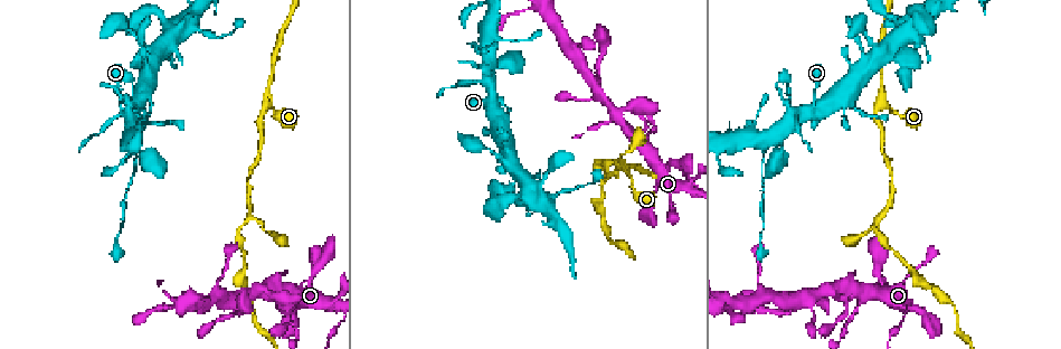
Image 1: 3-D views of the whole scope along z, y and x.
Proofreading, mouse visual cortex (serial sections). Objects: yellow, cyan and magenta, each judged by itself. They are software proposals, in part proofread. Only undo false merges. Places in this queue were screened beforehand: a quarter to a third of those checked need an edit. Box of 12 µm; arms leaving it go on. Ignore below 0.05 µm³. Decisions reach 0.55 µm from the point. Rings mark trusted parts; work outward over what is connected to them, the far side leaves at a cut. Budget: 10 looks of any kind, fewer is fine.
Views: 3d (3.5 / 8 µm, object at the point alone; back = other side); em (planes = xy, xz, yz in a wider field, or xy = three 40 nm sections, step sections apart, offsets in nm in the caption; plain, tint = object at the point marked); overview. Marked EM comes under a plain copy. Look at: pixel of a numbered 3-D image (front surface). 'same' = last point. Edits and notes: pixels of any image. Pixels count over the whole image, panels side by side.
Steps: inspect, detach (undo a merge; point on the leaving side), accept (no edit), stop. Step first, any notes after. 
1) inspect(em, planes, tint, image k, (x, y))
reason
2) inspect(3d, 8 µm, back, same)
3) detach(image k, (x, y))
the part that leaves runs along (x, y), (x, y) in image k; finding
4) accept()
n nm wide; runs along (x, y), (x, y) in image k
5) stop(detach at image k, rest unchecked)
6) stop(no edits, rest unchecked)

inspect(3d, 3.5 µm, image 1, (922, 265))

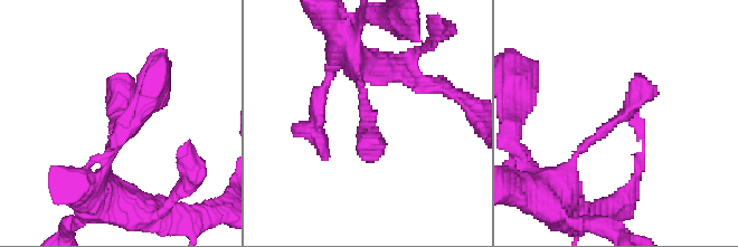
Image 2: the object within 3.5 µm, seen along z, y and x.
inspect(em, planes, tint, image 2, (617, 121))

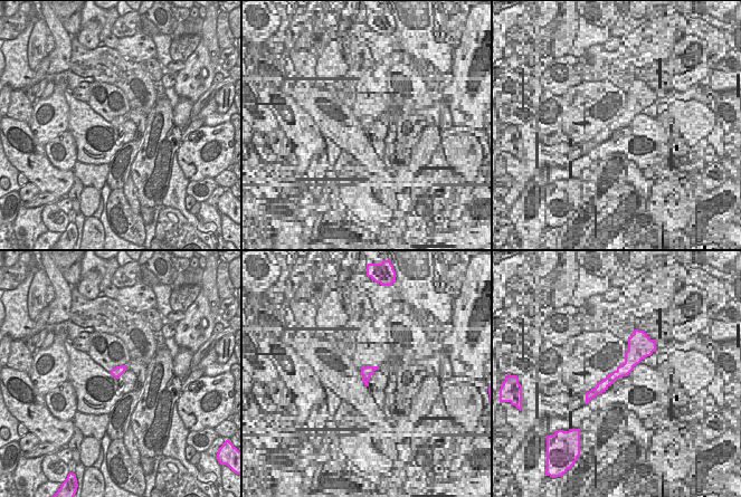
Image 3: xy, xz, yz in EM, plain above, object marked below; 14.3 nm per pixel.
accept()
runs along (569, 177), (586, 143), (635, 102), (635, 74) in image 2; one cell here

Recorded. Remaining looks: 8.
inspect(3d, 3.5 µm, back, image 1, (647, 138))
abrupt turn

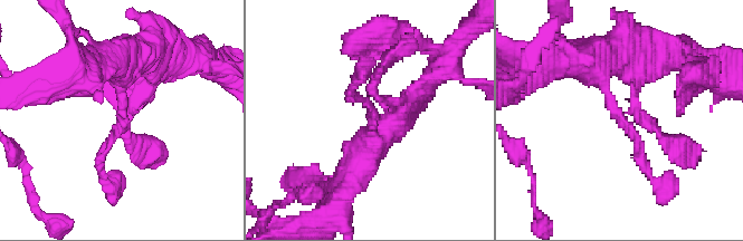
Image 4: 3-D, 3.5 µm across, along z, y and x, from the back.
inspect(em, xy, step 5, tint, image 4, (372, 120))
arms of 100, 500 nm

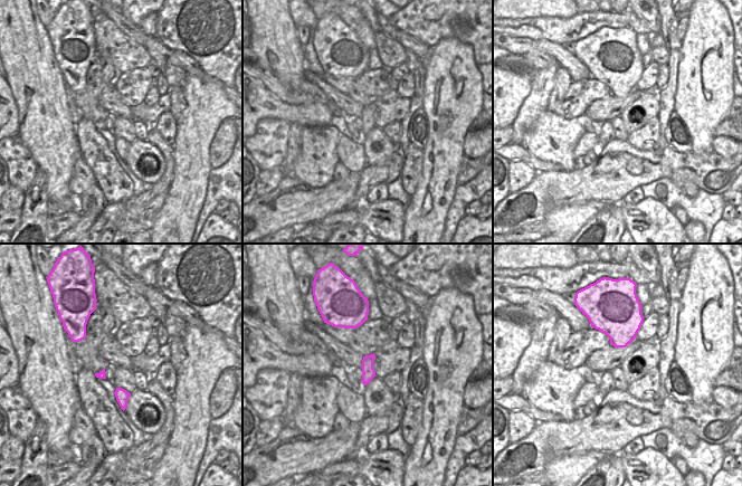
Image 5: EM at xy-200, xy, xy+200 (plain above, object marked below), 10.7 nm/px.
inspect(em, xy, step 1, tint, same)

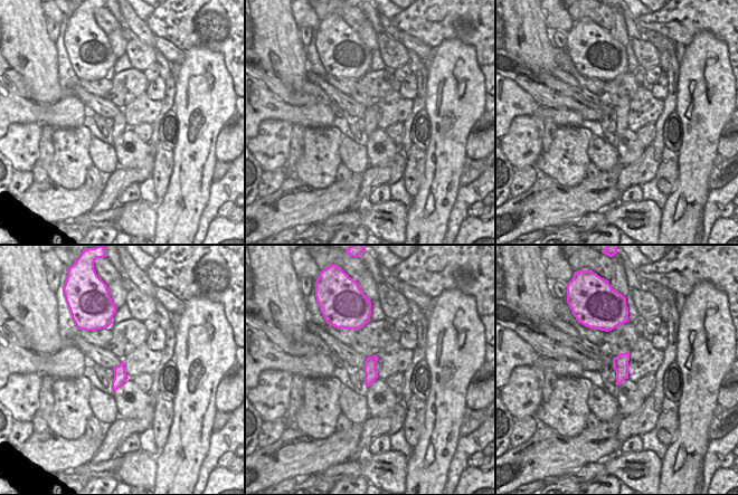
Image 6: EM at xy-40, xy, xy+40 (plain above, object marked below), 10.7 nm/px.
accept()
runs along (573, 61), (593, 61), (645, 171) in image 4; all the same cell

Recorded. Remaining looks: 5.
inspect(3d, 3.5 µm, image 1, (797, 299))

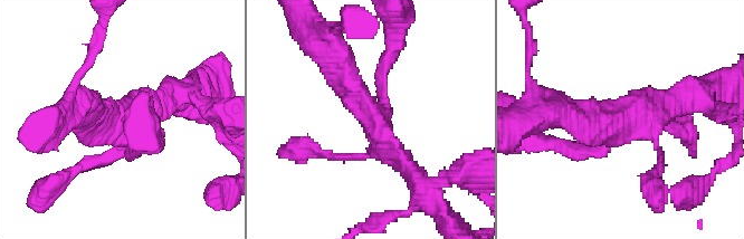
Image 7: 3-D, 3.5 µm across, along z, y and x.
inspect(em, xy, step 3, tint, image 7, (120, 121))
4 arms; arms of 150, 150, 300, 300 nm

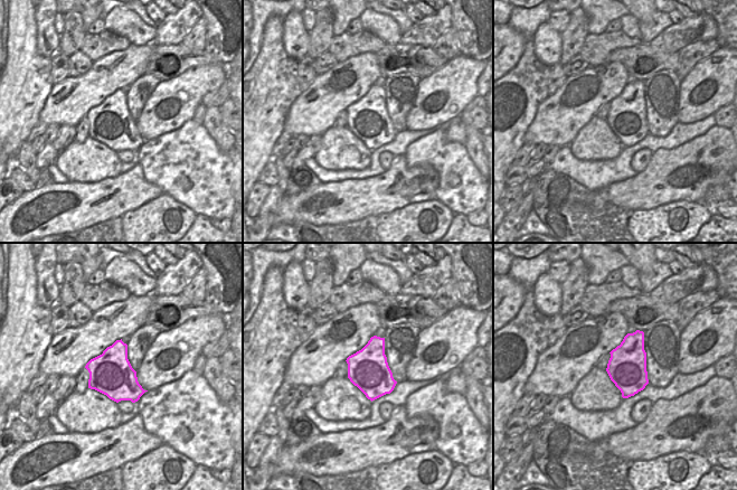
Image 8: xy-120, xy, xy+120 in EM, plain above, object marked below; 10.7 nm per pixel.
accept()
440 nm wide; runs along (413, 174), (385, 149), (331, 59) in image 7; all the same cell

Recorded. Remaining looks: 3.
inspect(3d, 8 µm, image 1, (127, 106))
calibre changes

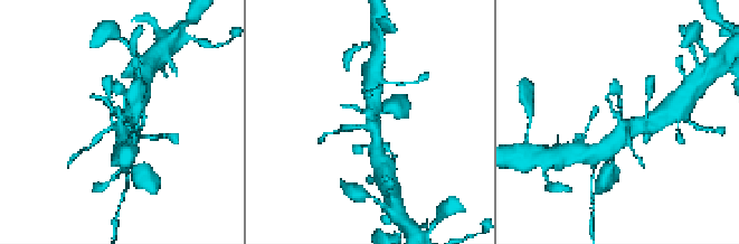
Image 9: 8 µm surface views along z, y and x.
inspect(3d, 3.5 µm, image 9, (619, 118))
zoom in

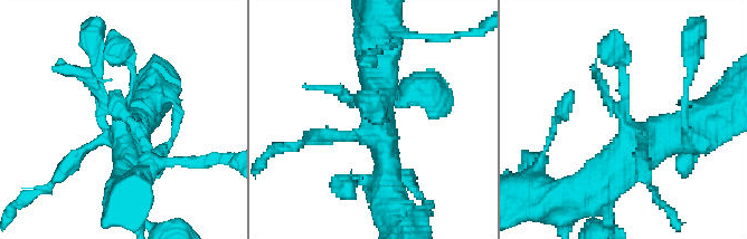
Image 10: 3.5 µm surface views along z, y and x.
accept()
runs along (677, 139), (639, 145), (616, 49) in image 10; continuous, no second cell

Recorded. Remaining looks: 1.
stop(no edits, rest unchecked)

